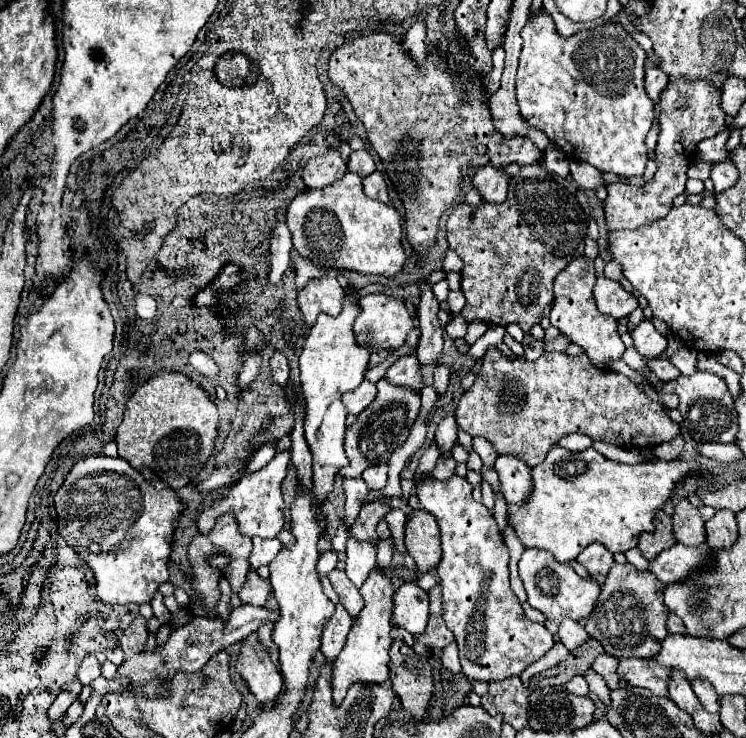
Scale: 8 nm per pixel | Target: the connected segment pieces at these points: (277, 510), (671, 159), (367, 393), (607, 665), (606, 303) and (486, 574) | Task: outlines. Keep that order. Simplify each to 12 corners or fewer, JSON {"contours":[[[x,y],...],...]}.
{"contours":[[[289,451],[243,477],[229,497],[203,509],[205,535],[233,513],[239,533],[277,537]],[[677,79],[659,101],[655,177],[607,185],[609,231],[663,219],[699,141],[725,129],[721,95]],[[371,381],[345,393],[343,401],[351,415],[359,415],[377,395]],[[603,653],[591,667],[611,691],[619,689],[619,659]],[[597,279],[597,309],[613,319],[629,317],[637,299],[617,281]],[[457,475],[417,483],[441,529],[443,619],[469,681],[555,643],[511,591],[495,519]]]}

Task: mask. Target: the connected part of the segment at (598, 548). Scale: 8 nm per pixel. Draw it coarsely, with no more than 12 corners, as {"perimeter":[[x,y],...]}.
{"perimeter":[[591,543],[575,561],[599,585],[605,583],[613,563],[601,543]]}

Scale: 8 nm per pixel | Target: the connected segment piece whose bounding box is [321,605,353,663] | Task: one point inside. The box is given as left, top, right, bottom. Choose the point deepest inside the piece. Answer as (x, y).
(335, 632)

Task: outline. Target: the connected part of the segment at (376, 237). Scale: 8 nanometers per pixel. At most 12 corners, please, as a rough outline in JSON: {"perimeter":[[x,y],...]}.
{"perimeter":[[345,173],[287,207],[317,267],[395,277],[399,213]]}

